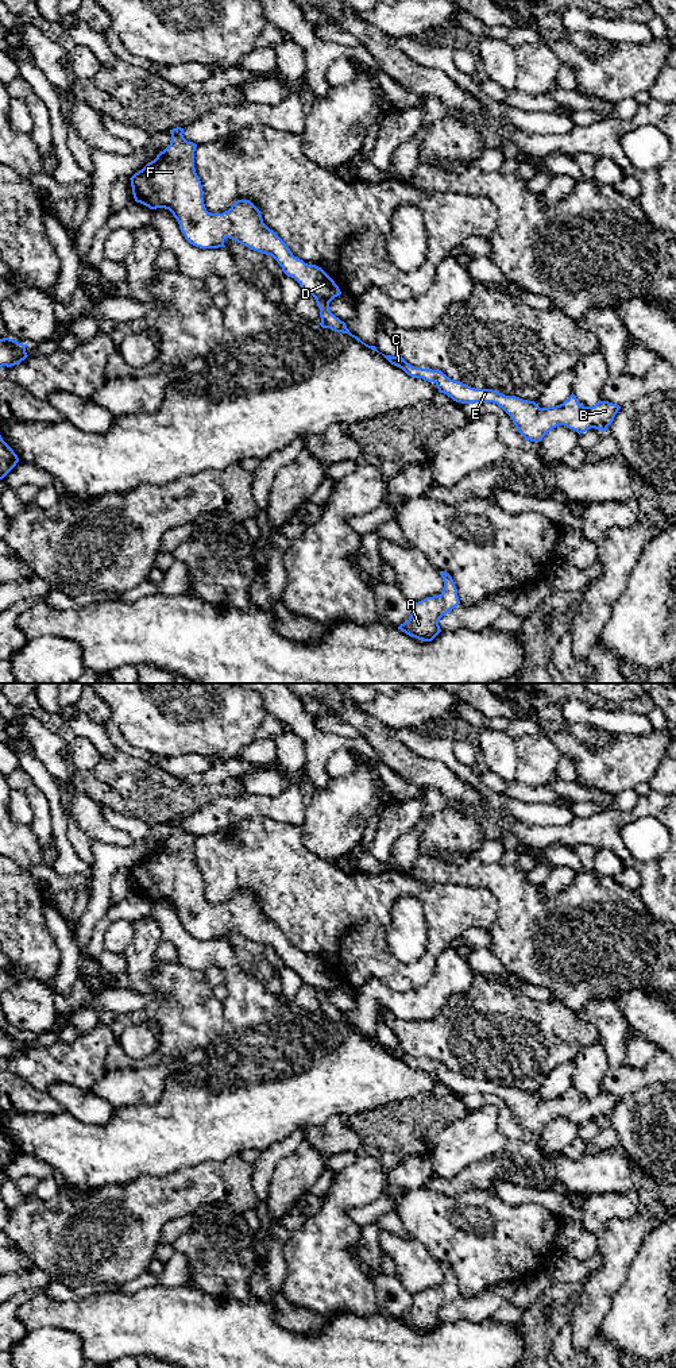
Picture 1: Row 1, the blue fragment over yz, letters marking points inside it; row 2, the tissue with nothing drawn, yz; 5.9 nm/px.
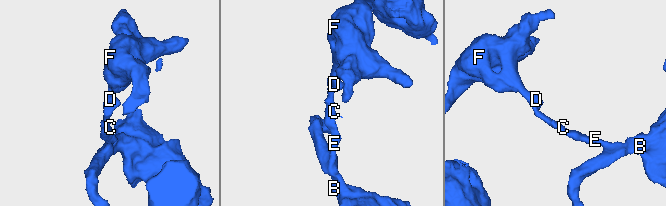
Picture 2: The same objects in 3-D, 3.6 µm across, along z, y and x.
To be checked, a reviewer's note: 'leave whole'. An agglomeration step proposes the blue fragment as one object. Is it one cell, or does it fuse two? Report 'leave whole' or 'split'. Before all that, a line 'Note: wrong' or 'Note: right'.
Note: wrong
split

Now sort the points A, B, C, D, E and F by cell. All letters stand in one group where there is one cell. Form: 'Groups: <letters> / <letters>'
Groups: A B C E / D F

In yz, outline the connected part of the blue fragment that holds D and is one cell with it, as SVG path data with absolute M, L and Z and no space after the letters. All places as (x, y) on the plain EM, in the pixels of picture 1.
M181 818L170 821L170 825L170 836L130 870L136 894L150 901L169 901L185 930L196 939L225 939L224 932L229 929L250 941L271 947L282 963L300 975L302 983L328 994L341 986L321 959L293 947L263 914L260 902L250 891L237 891L223 905L208 903L194 860L197 836L184 829Z

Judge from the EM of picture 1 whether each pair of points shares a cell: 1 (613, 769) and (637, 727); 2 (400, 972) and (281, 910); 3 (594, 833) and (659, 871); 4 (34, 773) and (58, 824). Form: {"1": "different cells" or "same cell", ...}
{"1": "different cells", "2": "same cell", "3": "same cell", "4": "same cell"}

